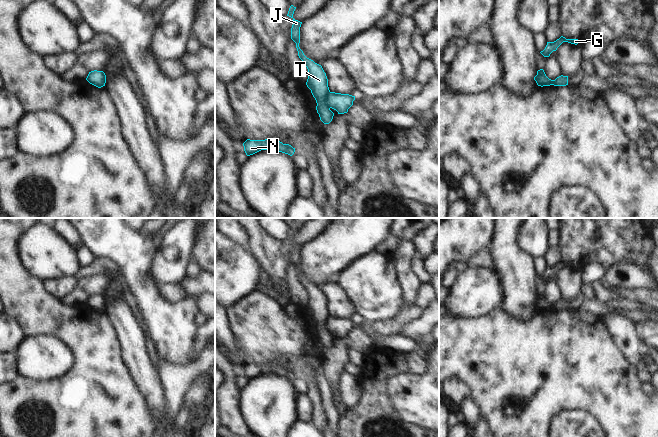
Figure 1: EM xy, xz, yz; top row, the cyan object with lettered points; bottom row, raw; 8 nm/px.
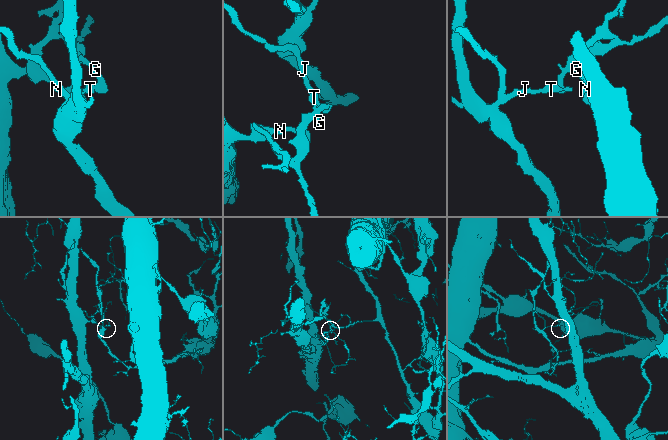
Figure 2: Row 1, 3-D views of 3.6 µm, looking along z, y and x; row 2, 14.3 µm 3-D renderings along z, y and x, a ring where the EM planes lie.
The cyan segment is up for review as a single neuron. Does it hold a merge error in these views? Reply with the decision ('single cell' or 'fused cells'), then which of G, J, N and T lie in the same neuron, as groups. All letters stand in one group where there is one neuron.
fused cells; G N / J T

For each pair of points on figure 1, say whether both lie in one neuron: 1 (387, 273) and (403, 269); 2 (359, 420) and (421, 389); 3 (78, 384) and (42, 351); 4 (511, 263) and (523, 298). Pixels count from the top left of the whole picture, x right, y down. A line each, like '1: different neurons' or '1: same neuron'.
1: different neurons
2: different neurons
3: different neurons
4: same neuron

